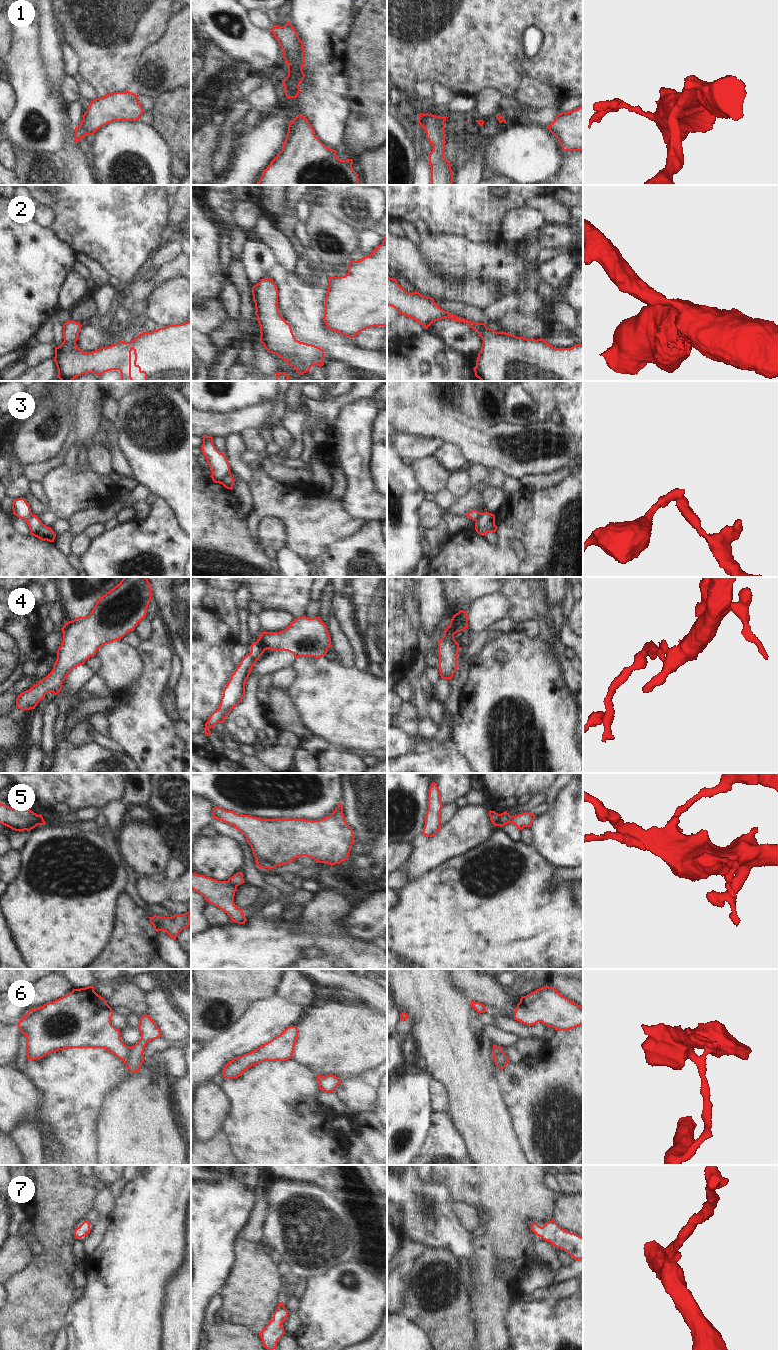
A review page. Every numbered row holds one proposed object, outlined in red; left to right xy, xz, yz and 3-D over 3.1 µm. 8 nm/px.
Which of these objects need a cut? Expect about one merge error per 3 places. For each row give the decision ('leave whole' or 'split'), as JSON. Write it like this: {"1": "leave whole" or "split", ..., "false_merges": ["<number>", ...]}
{"1": "leave whole", "2": "leave whole", "3": "split", "4": "split", "5": "split", "6": "split", "7": "leave whole", "false_merges": ["3", "4", "5", "6"]}

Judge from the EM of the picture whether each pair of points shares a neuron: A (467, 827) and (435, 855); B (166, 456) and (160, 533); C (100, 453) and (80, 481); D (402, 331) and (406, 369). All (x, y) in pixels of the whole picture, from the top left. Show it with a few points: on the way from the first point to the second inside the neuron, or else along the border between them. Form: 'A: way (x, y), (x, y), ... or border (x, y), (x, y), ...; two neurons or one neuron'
A: way (459, 835), (443, 847); one neuron
B: border (156, 496), (159, 496), (167, 503), (176, 519); two neurons
C: border (86, 464), (102, 475), (108, 475), (112, 471); two neurons
D: border (426, 329), (419, 337), (412, 341); two neurons

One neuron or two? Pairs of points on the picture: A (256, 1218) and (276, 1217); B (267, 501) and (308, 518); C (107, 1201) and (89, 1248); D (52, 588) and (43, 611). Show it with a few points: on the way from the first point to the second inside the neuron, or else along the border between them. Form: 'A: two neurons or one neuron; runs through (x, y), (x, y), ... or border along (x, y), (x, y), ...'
A: two neurons; border along (263, 1195), (266, 1201), (264, 1241)
B: one neuron; runs through (277, 501), (291, 502), (298, 508)
C: one neuron; runs through (103, 1213), (102, 1221), (98, 1226), (95, 1236)
D: one neuron; runs through (51, 594), (45, 605)

